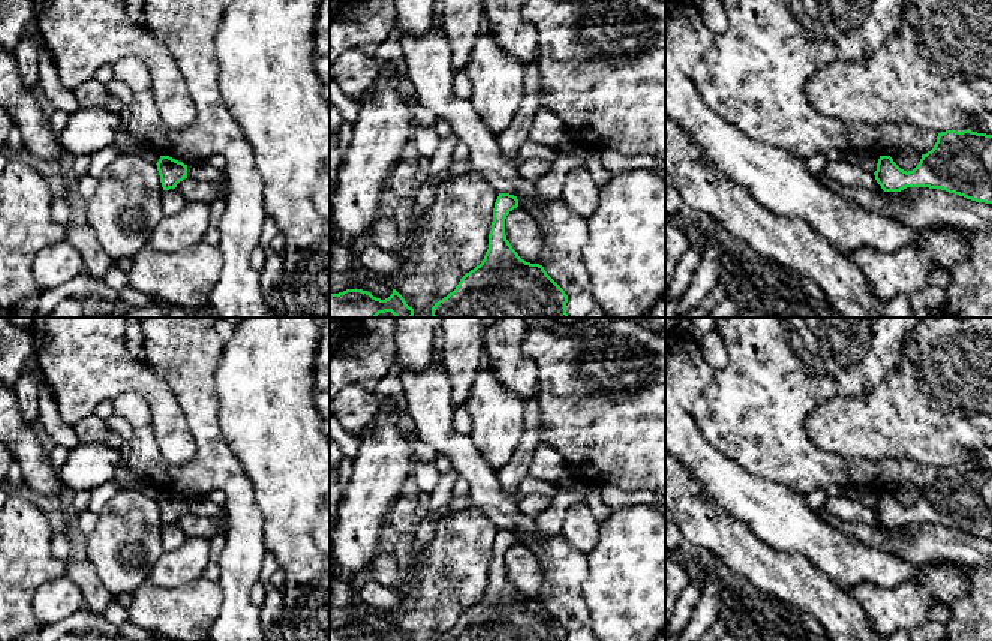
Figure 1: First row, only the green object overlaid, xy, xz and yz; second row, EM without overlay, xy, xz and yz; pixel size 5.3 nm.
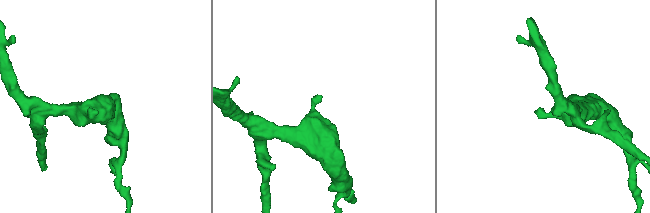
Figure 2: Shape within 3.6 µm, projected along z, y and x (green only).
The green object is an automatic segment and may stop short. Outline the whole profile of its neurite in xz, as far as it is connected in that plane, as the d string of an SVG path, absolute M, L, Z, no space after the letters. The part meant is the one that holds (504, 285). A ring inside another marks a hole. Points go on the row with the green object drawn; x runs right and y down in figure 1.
M499 193L484 259L460 279L453 292L435 303L433 318L568 318L565 291L542 265L521 259L506 240L505 219L517 207L517 196Z

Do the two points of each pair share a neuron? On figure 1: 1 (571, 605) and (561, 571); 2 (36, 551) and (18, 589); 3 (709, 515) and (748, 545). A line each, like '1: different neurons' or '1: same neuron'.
1: same neuron
2: same neuron
3: same neuron

